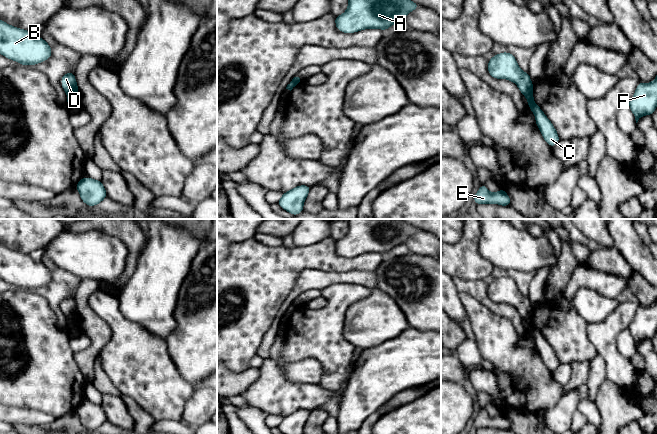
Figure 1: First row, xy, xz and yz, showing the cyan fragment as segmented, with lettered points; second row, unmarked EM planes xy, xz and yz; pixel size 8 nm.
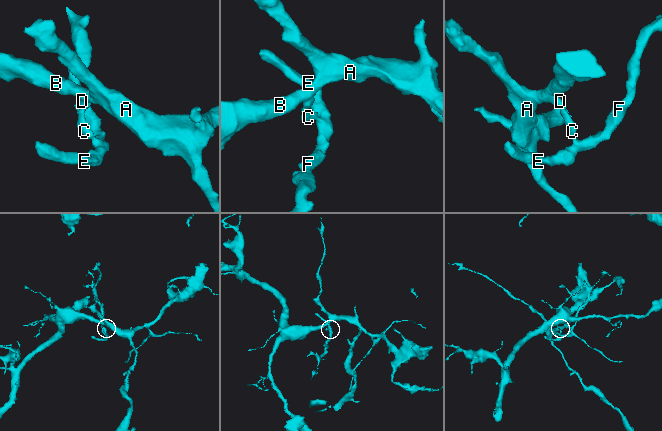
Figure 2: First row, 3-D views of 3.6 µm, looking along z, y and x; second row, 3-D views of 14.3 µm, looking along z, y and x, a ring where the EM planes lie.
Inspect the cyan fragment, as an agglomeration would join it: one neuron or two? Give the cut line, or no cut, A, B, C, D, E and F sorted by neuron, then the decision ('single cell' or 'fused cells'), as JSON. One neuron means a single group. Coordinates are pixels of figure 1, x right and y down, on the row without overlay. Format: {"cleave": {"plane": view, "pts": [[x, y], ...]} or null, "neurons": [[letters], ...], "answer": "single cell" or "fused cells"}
{"cleave": {"plane": "yz", "pts": [[532, 315], [525, 319]]}, "neurons": [["A", "B", "D"], ["C", "E", "F"]], "answer": "fused cells"}

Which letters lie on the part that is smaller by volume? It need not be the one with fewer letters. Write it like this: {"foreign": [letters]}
{"foreign": ["C", "E", "F"]}

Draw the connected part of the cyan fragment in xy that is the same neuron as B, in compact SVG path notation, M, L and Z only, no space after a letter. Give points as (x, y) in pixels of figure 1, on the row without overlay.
M0 244L0 278L20 289L33 290L48 284L52 280L52 273L42 261L36 262L29 254L14 251Z

